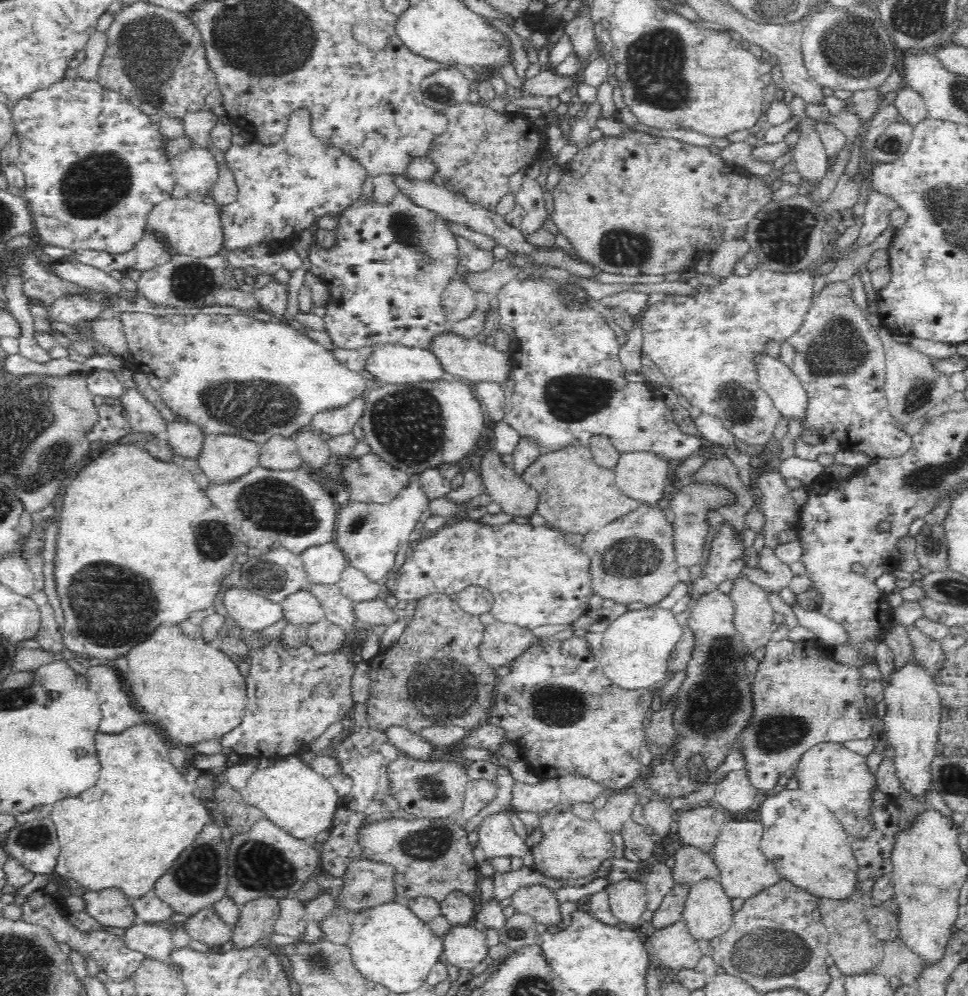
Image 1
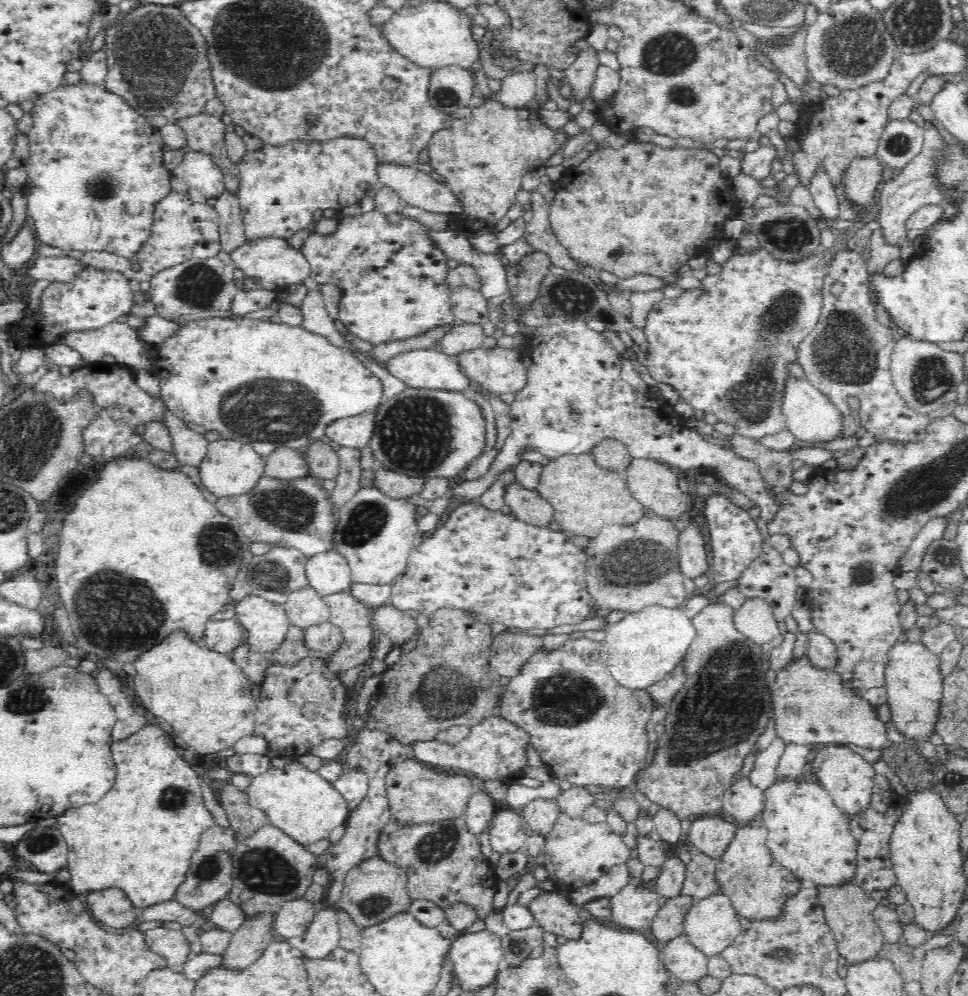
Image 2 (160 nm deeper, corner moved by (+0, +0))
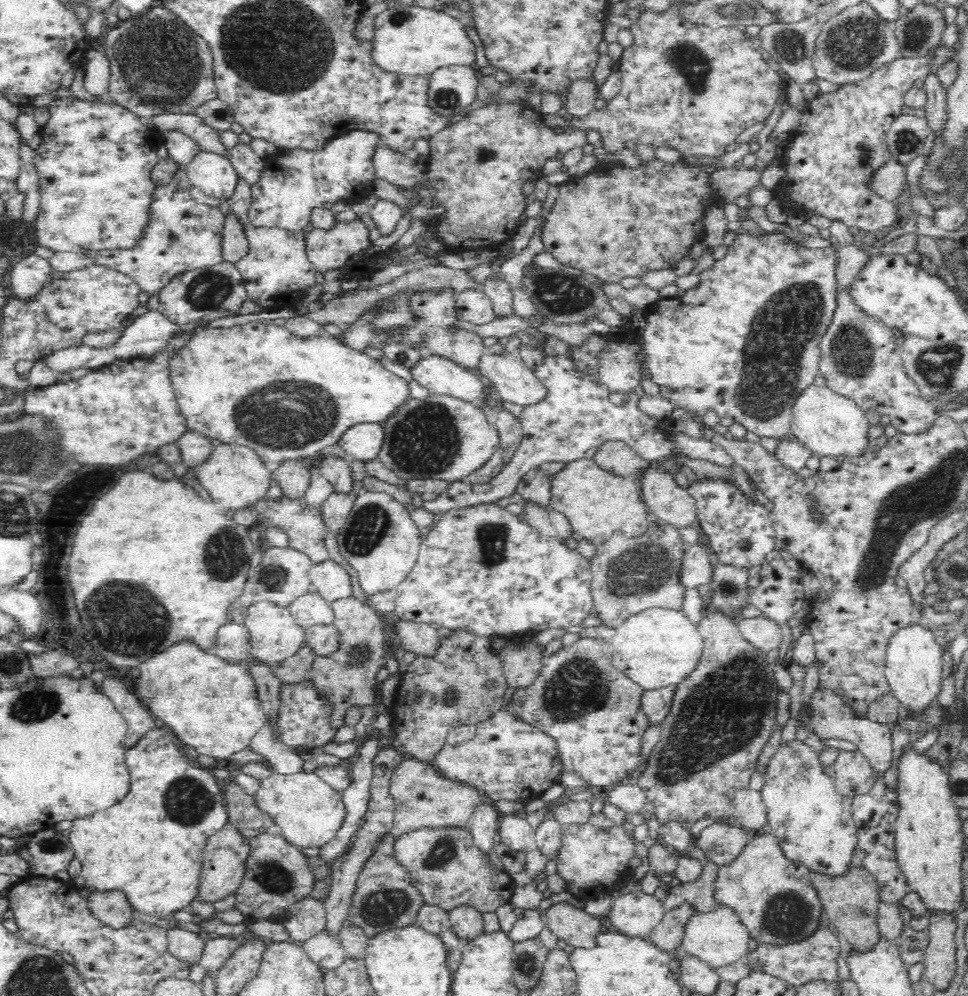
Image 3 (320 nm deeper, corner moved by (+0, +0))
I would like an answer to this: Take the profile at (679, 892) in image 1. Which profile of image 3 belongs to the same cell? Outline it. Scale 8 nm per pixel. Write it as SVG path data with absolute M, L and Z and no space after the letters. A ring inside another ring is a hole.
M690 903L680 904L663 914L651 930L650 942L662 951L675 954L681 948L685 926L695 910Z

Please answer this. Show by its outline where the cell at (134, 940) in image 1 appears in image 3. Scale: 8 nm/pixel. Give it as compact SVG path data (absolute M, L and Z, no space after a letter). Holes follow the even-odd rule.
M178 928L166 930L167 951L180 962L198 963L204 948L204 939L196 933Z

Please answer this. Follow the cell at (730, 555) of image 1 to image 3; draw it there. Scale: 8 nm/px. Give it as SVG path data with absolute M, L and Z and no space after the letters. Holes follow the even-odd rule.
M706 478L691 482L687 491L695 500L698 518L696 527L708 536L708 548L718 556L719 564L747 570L758 566L765 554L774 550L775 534L769 519L770 511L747 498L738 485L725 479Z

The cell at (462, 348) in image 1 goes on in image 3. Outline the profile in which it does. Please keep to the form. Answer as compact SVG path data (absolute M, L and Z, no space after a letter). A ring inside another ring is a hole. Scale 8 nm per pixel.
M487 351L475 372L494 384L498 401L524 406L538 403L546 396L546 389L518 352L492 354Z

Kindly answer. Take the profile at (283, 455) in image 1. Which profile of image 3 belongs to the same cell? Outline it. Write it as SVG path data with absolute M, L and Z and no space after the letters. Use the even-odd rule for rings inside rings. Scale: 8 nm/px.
M302 459L284 460L274 472L271 480L275 490L283 492L286 496L302 496L308 488L311 479L311 470Z

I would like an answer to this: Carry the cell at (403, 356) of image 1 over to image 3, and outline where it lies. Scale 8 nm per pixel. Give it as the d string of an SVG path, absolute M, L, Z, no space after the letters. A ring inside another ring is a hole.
M425 351L424 356L410 368L410 376L412 381L427 388L430 393L452 396L471 403L476 403L486 392L475 370Z

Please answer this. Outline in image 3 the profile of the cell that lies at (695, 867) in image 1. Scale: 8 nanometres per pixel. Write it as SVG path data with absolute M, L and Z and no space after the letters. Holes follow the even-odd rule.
M709 860L702 863L702 872L696 880L673 883L669 888L669 895L663 902L664 911L672 910L680 904L690 903L698 912L716 910L719 904L714 896L714 882L717 880L717 866Z

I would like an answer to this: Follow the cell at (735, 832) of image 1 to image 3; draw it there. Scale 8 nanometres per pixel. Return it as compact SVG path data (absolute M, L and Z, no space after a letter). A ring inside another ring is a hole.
M765 829L751 832L742 851L716 872L716 901L736 911L740 922L757 943L786 944L787 941L802 940L823 916L816 889L812 886L812 873L790 863L778 848L778 840Z

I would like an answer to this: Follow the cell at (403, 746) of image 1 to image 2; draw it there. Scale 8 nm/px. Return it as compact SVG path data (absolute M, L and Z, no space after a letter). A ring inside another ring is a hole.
M495 713L483 720L482 724L471 725L469 735L457 744L441 743L435 738L409 742L411 757L421 763L430 763L438 768L462 774L474 774L480 780L500 780L501 782L509 780L512 774L518 771L526 770L528 746L530 746L529 736L526 732Z

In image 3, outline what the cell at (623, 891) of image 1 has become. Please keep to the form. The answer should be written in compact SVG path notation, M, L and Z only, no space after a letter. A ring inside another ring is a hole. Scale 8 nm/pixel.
M640 889L612 898L608 920L624 935L650 940L651 930L664 913L663 902Z

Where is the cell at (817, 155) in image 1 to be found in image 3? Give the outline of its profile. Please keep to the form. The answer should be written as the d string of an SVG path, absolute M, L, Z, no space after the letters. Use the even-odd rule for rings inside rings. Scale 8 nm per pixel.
M834 217L830 222L830 232L833 241L838 241L839 245L835 248L837 263L834 269L835 278L835 309L830 326L826 330L818 351L820 351L820 364L818 366L821 376L826 380L826 387L846 399L850 399L863 409L864 412L876 412L889 423L892 428L904 434L920 434L926 432L938 418L940 410L933 407L930 401L920 397L916 385L908 379L908 375L903 369L903 363L899 354L900 350L896 344L893 330L886 324L860 324L860 320L872 320L870 316L856 301L852 295L852 284L860 270L870 262L871 252L863 251L858 245L853 245L853 235L848 229L849 226L840 219Z

